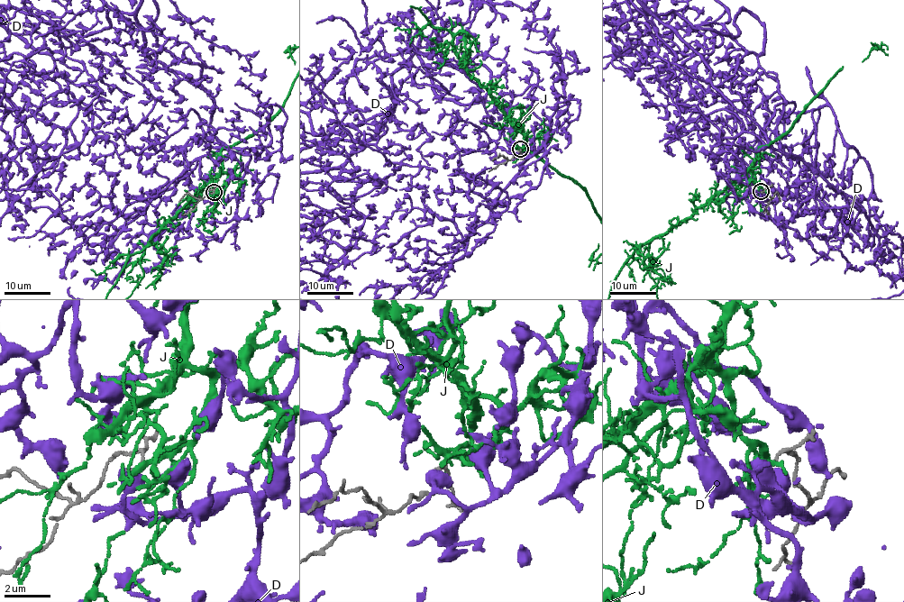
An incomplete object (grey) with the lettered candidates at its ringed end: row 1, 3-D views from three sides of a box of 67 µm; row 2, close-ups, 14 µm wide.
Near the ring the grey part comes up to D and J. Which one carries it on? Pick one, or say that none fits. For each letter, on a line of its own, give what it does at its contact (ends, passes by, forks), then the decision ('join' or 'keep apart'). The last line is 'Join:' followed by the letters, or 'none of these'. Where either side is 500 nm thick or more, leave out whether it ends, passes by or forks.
D: it passes by; keep apart
J: it passes by; join
Join: J

